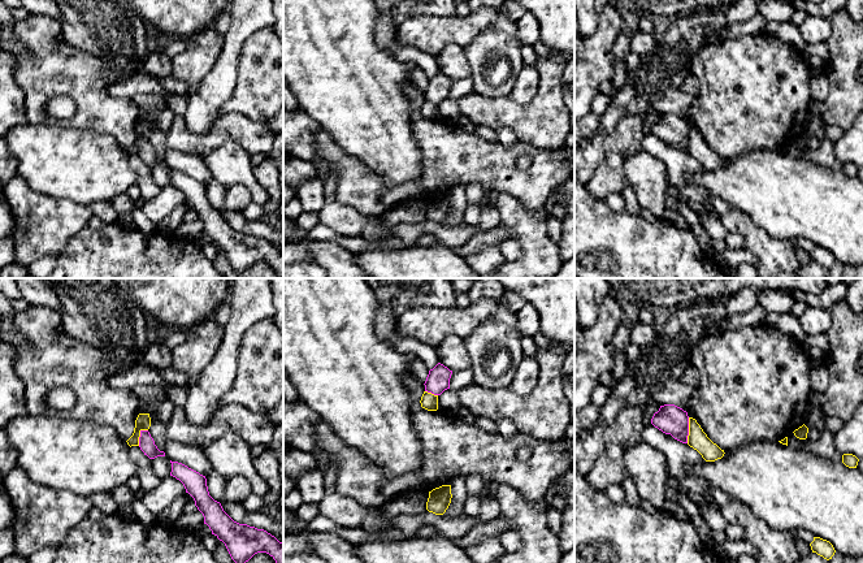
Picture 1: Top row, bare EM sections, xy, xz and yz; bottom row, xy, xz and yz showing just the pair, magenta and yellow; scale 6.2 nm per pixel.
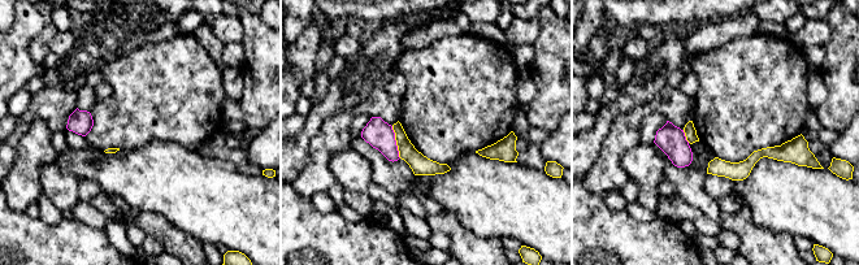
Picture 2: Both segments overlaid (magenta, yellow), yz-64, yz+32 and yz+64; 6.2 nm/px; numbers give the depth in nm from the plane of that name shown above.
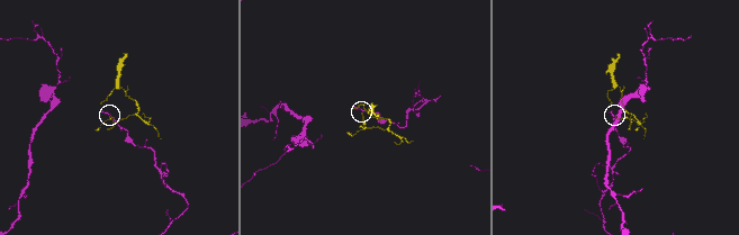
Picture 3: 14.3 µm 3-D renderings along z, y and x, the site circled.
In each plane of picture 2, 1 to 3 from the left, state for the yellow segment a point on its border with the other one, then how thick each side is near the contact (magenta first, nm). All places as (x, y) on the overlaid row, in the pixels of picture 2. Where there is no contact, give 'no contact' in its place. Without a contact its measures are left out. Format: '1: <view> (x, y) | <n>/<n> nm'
1: no contact
2: yz+32 (395, 142) | 170/120 nm
3: yz+64 (685, 137) | 180/80 nm

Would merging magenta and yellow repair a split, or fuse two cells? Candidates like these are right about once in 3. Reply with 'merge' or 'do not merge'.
do not merge

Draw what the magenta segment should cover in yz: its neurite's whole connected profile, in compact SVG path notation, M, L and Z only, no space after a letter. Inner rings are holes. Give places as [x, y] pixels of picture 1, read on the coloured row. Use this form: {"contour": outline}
{"contour": "M675 404L660 406L654 413L651 424L675 439L688 443L689 416L688 412Z"}

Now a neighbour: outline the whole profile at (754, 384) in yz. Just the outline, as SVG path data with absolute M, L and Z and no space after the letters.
M763 322L756 326L743 326L734 330L725 330L717 335L710 335L702 339L701 343L690 352L688 361L689 364L693 364L699 373L699 384L694 387L693 394L686 403L688 416L695 419L707 437L721 450L736 450L753 441L779 442L805 424L807 408L810 406L810 394L812 391L810 358L803 345L784 334L777 328Z

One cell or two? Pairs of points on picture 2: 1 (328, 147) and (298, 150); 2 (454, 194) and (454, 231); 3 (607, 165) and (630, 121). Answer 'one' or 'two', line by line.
1: two
2: two
3: one

